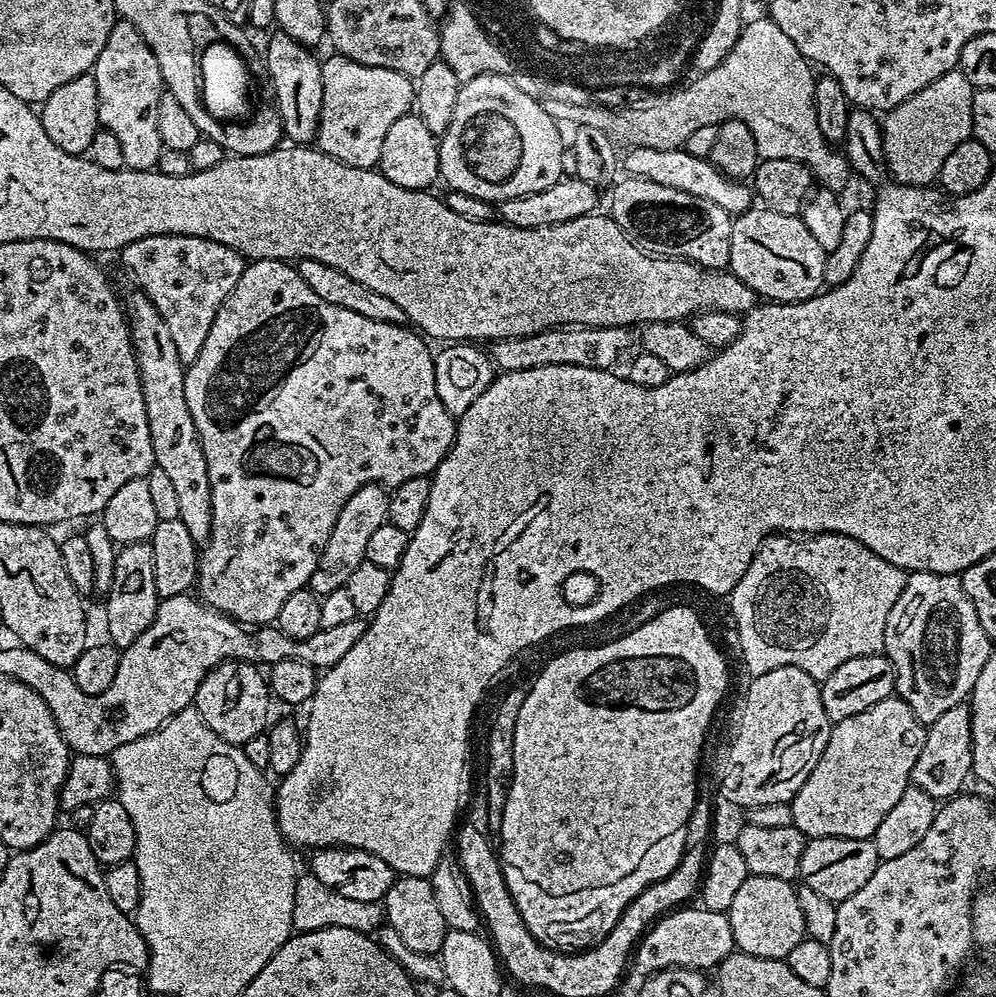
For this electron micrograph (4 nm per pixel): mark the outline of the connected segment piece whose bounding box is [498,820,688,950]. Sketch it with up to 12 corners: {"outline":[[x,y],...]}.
{"outline":[[688,820],[624,876],[552,892],[498,852],[533,938],[591,948],[642,890],[678,866]]}

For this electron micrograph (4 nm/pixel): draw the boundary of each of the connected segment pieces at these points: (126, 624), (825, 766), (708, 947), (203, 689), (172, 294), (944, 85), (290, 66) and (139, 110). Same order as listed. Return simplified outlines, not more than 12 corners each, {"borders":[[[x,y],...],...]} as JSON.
{"borders":[[[151,543],[116,553],[107,639],[123,650],[154,622]],[[899,698],[833,724],[790,802],[805,838],[869,839],[925,731]],[[681,906],[644,933],[643,974],[715,969],[736,948],[727,915]],[[255,664],[212,668],[194,707],[218,738],[243,746],[269,727]],[[150,236],[122,249],[181,358],[246,267],[230,246]],[[958,70],[883,117],[886,168],[928,186],[972,134]],[[276,30],[263,49],[283,135],[315,141],[321,61]],[[129,20],[96,59],[100,128],[124,168],[162,151],[158,60]]]}

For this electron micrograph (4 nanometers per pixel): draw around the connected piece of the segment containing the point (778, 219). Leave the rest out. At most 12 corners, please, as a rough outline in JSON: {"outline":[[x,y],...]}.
{"outline":[[799,215],[733,219],[727,267],[768,302],[825,287],[826,253]]}

